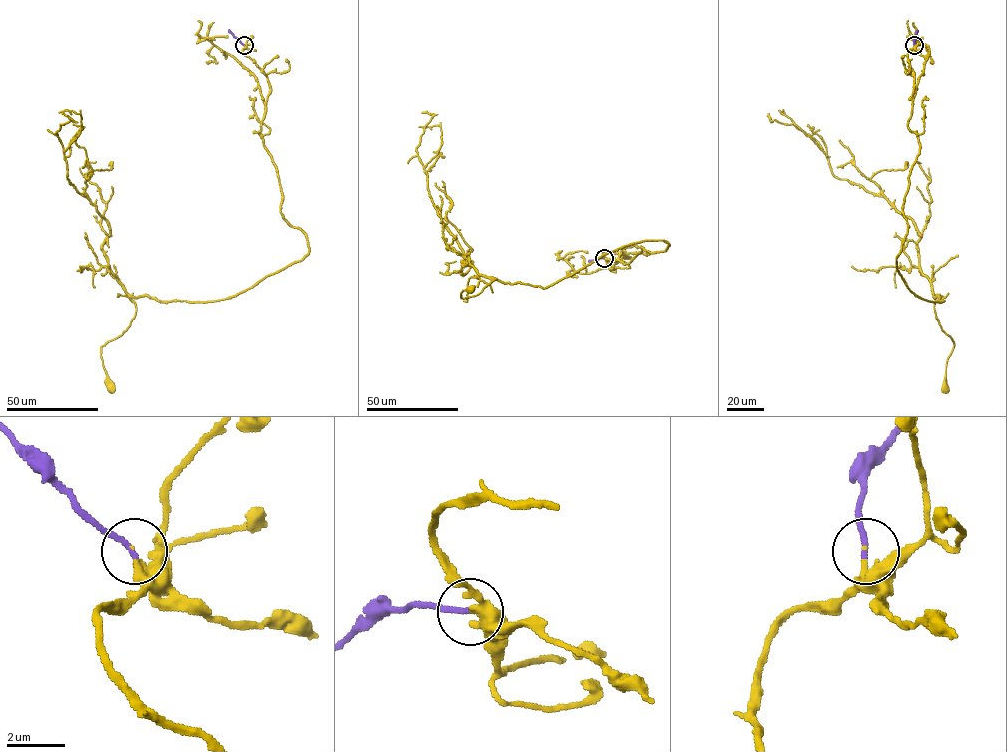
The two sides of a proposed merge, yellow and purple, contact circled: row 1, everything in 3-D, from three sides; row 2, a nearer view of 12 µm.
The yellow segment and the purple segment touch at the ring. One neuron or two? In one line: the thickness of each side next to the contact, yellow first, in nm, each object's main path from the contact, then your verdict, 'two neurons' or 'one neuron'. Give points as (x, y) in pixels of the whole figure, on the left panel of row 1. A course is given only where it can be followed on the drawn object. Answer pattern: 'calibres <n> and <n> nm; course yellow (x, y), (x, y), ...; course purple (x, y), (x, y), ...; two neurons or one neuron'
calibres 130 and 180 nm; course yellow (244, 45), (308, 253), (225, 299), (129, 296), (100, 348), (111, 388); course purple (244, 45), (228, 30); one neuron

